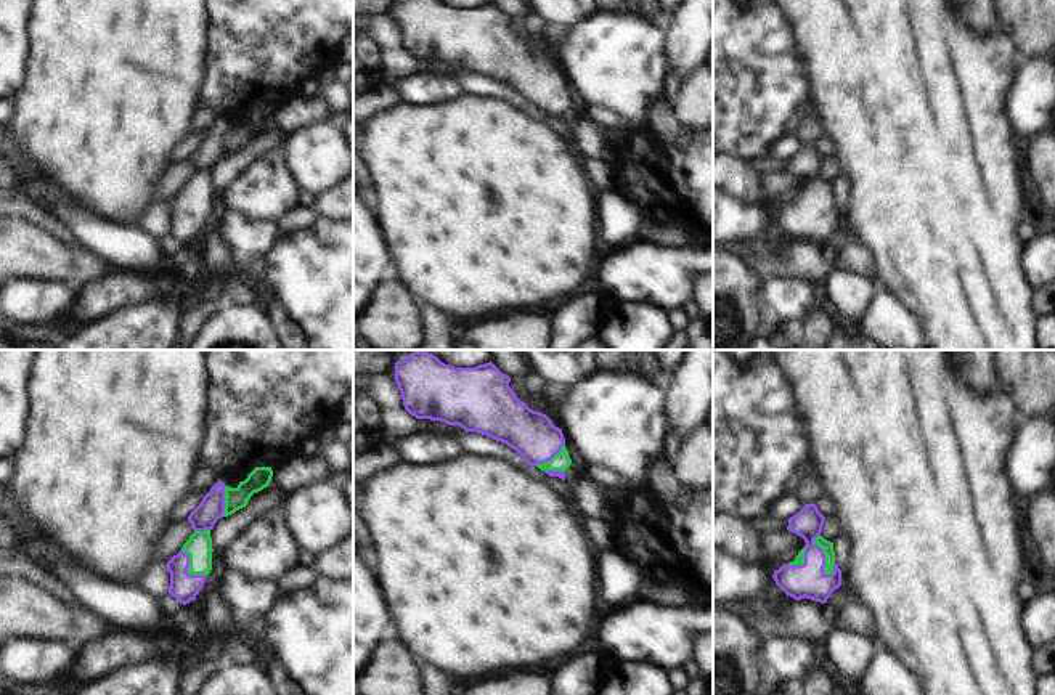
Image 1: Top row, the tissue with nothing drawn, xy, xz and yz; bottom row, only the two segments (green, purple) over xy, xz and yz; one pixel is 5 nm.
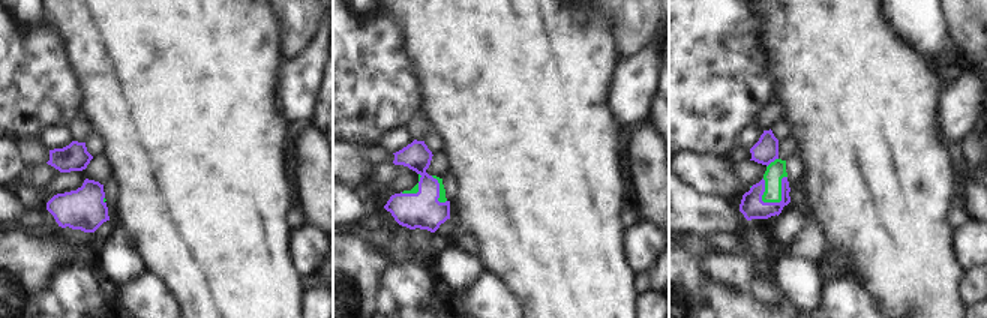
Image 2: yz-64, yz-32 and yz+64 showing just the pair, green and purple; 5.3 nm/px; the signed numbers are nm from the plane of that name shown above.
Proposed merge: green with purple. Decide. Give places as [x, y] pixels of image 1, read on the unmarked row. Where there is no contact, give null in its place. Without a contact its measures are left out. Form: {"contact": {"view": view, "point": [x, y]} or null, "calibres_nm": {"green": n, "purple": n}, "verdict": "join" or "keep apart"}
{"contact": {"view": "yz", "point": [826, 198]}, "calibres_nm": {"green": 60, "purple": 170}, "verdict": "join"}

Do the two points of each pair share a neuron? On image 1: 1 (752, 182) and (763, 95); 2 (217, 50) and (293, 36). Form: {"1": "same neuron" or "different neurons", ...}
{"1": "different neurons", "2": "same neuron"}

